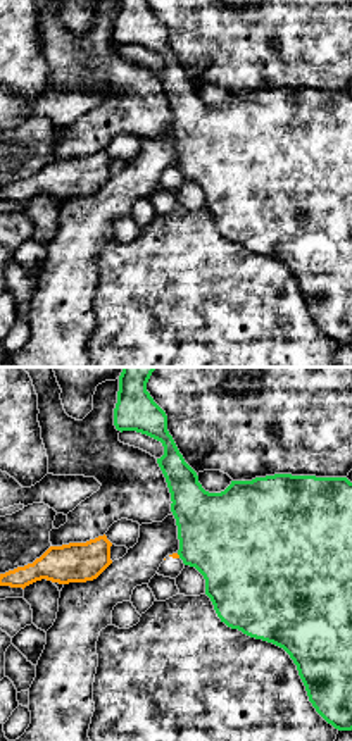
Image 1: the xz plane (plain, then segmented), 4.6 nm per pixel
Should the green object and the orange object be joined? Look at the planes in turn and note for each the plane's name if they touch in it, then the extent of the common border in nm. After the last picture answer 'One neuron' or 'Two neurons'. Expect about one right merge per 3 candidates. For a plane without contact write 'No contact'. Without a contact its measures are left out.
Touches green in xz. Shared border 30 nm

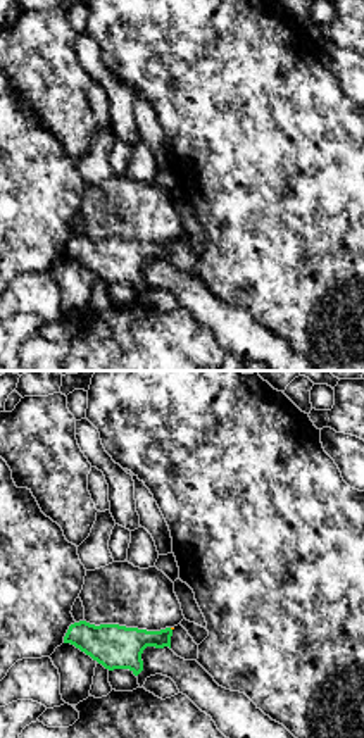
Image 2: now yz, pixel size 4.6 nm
No contact

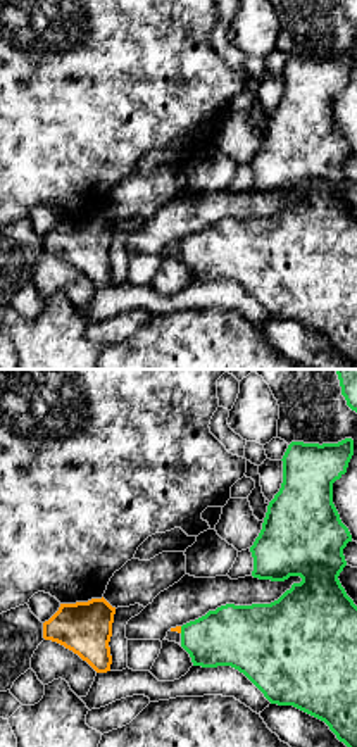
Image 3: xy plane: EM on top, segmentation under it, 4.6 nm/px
Touches green in xy. Shared border 30 nm

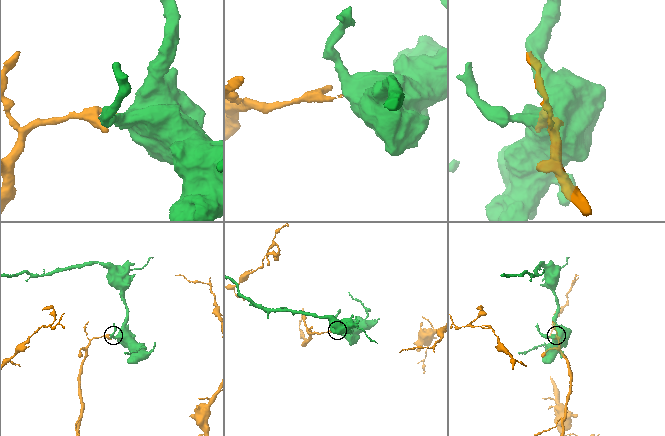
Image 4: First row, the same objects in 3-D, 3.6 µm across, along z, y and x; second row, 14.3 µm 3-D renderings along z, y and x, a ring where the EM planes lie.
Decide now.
Two neurons

